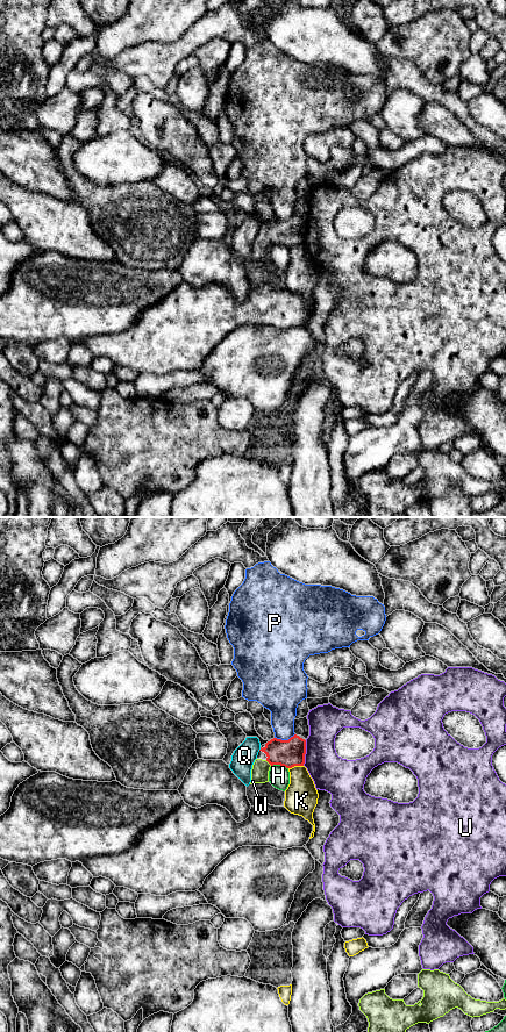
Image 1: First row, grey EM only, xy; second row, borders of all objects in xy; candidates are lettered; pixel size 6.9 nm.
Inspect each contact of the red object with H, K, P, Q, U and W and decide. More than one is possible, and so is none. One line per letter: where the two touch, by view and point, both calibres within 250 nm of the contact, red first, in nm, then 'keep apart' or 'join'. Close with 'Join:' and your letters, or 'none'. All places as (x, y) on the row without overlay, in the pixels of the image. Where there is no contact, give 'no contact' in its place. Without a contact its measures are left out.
H: contact xy (279, 243); calibres 190 and 140 nm; keep apart
K: contact xy (296, 244); calibres 190 and 220 nm; keep apart
P: contact xy (284, 220); calibres 190 and 200 nm; keep apart
Q: contact xy (261, 228); calibres 190 and 160 nm; keep apart
U: contact xy (305, 233); calibres 190 and 260 nm; keep apart
W: contact xy (269, 242); calibres 190 and 130 nm; join
Join: W

